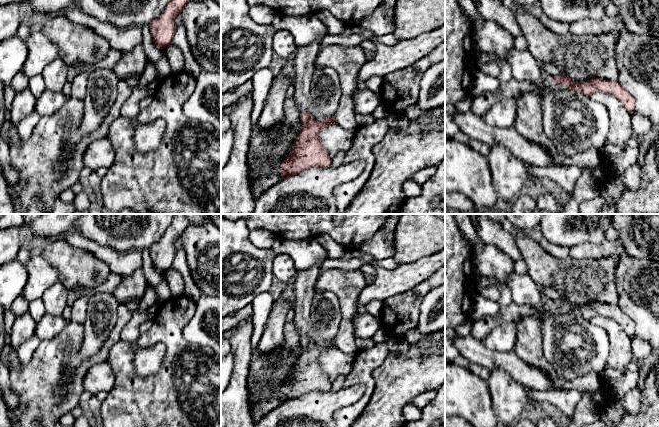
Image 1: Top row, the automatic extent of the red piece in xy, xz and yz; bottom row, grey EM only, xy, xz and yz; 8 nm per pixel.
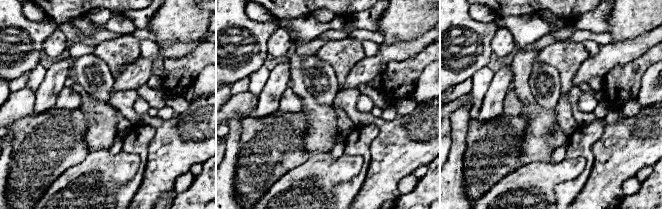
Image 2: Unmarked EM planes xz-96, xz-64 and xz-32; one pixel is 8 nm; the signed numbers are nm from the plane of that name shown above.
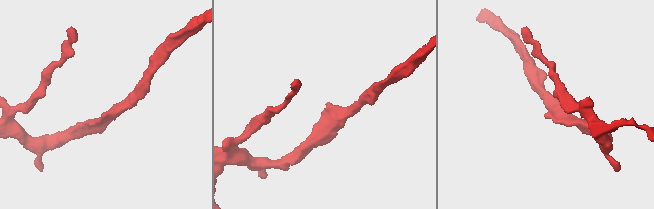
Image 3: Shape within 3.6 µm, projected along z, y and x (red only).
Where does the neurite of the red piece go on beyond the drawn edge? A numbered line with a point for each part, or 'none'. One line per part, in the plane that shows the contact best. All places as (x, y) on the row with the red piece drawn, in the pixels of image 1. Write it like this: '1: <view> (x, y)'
1: yz (547, 80)

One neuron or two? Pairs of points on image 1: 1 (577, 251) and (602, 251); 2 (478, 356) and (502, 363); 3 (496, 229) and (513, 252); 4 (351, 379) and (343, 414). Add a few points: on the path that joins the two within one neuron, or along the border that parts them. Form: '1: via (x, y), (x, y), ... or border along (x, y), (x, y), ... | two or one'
1: via (583, 251), (596, 251) | one
2: via (484, 356), (496, 359) | one
3: via (497, 235), (508, 246) | one
4: via (364, 382), (367, 385), (367, 395), (356, 408) | one

